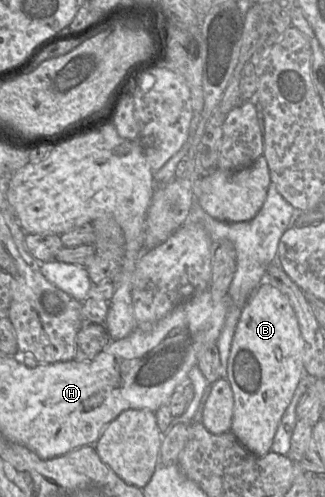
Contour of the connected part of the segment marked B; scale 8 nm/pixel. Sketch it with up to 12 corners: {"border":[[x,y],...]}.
{"border":[[263,281],[227,360],[231,432],[261,457],[305,374],[288,297]]}

